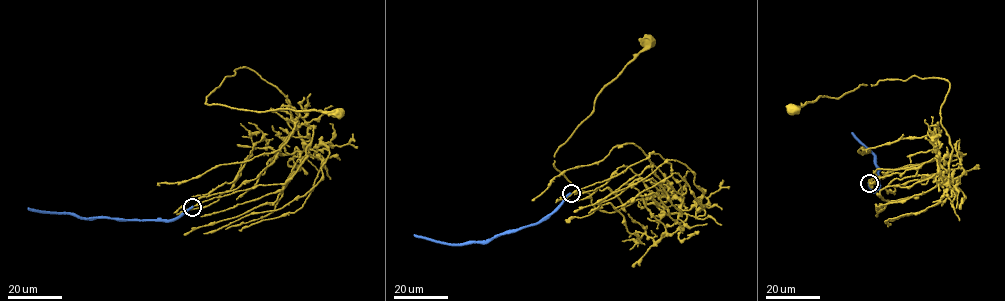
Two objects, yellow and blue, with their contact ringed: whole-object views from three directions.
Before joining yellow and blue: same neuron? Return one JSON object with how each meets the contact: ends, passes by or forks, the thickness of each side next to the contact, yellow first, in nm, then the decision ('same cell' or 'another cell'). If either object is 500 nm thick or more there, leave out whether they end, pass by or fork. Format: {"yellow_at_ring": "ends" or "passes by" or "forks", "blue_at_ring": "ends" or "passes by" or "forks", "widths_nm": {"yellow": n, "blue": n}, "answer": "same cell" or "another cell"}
{"yellow_at_ring": "passes by", "blue_at_ring": "ends", "widths_nm": {"yellow": 110, "blue": 400}, "answer": "another cell"}

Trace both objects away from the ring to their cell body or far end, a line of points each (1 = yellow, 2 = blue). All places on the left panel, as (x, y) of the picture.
1: (192, 206), (282, 184), (307, 156), (313, 127), (304, 140), (285, 96), (238, 68), (205, 103), (339, 113)
2: (192, 206), (170, 220), (80, 218), (28, 208)

